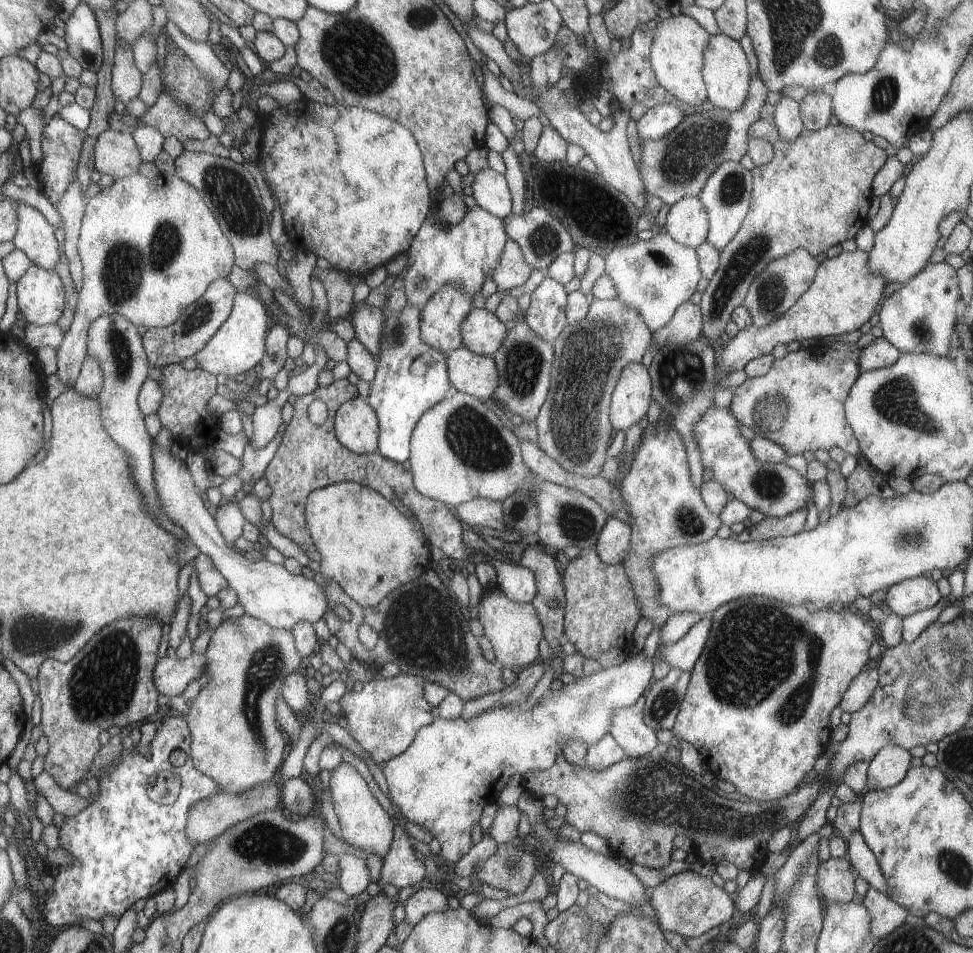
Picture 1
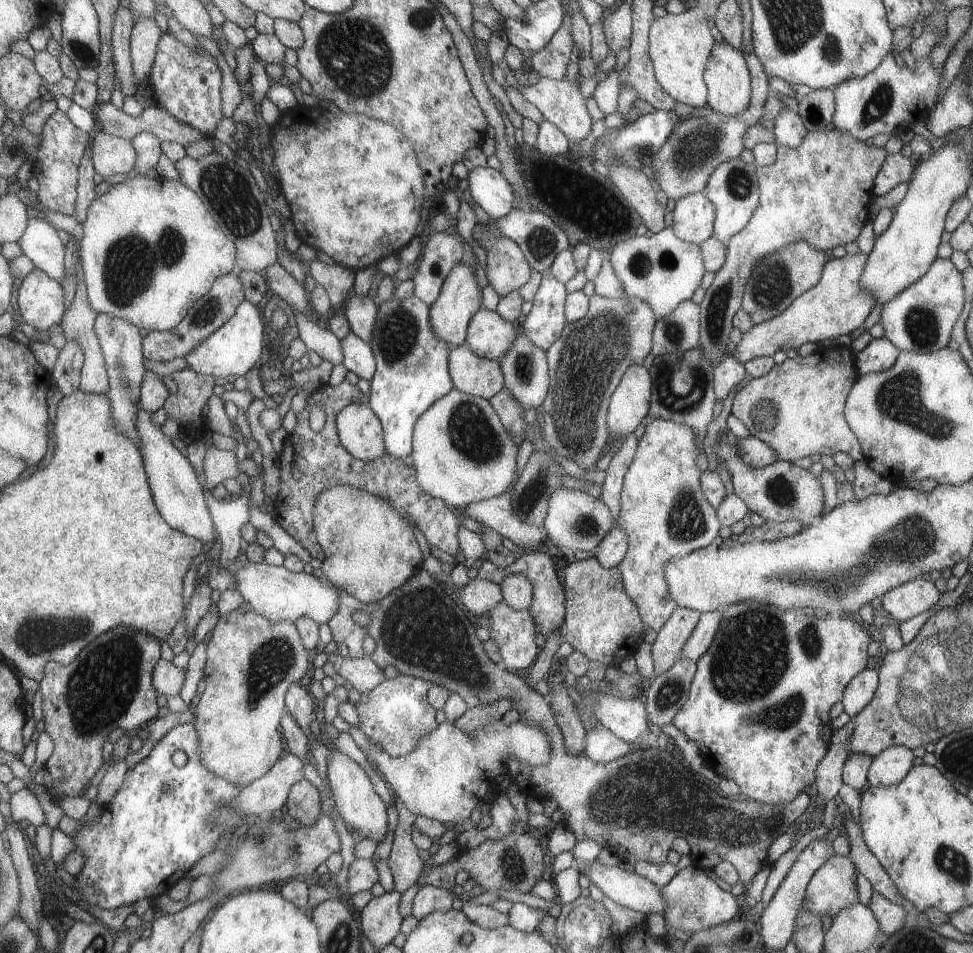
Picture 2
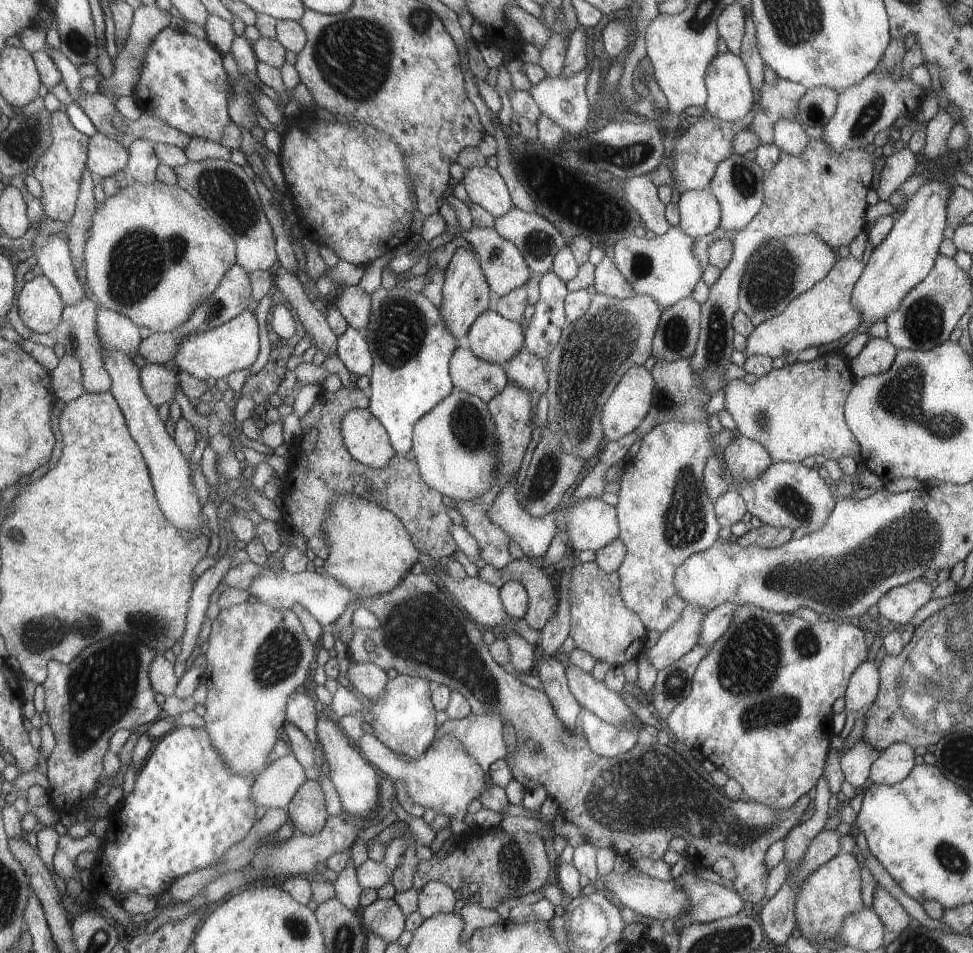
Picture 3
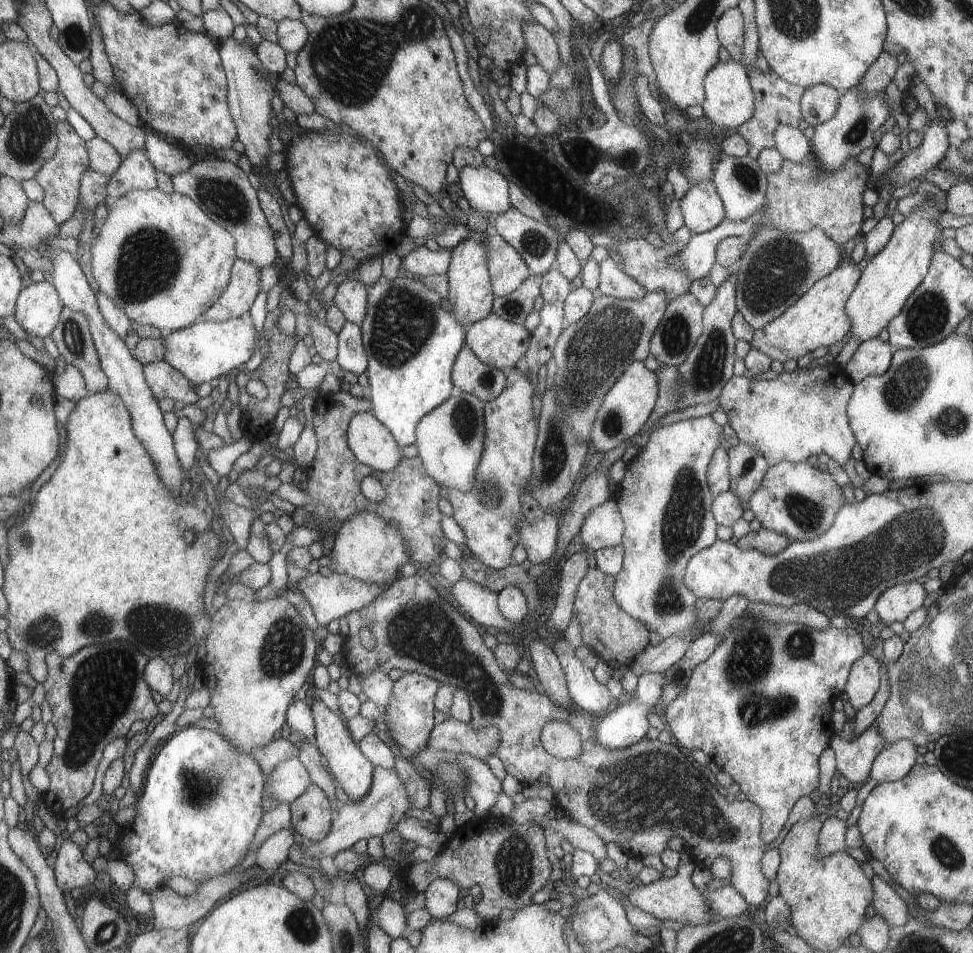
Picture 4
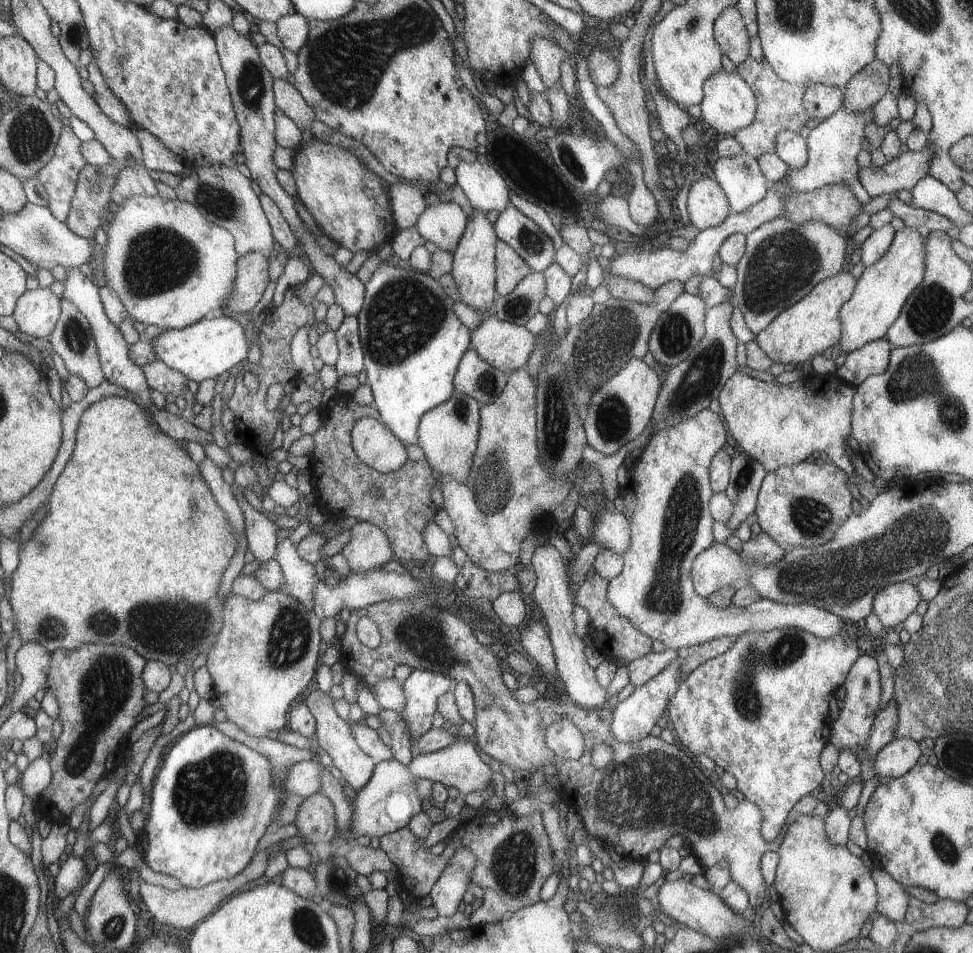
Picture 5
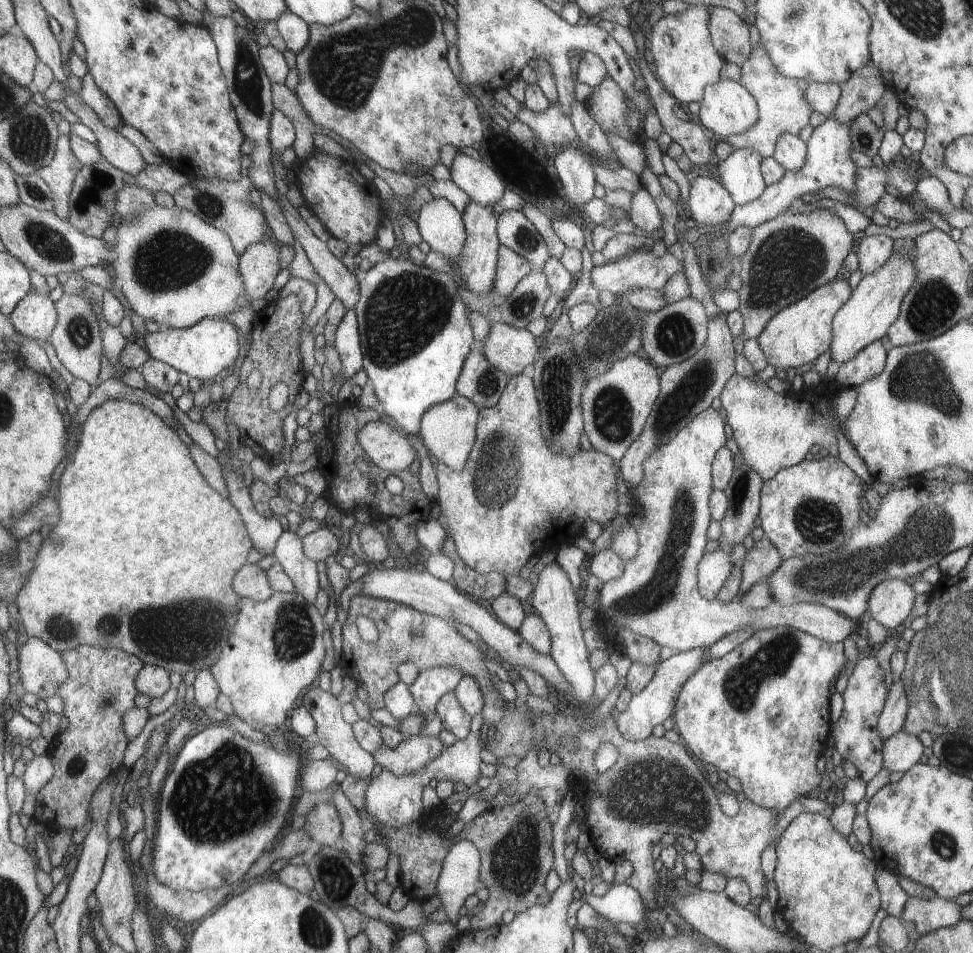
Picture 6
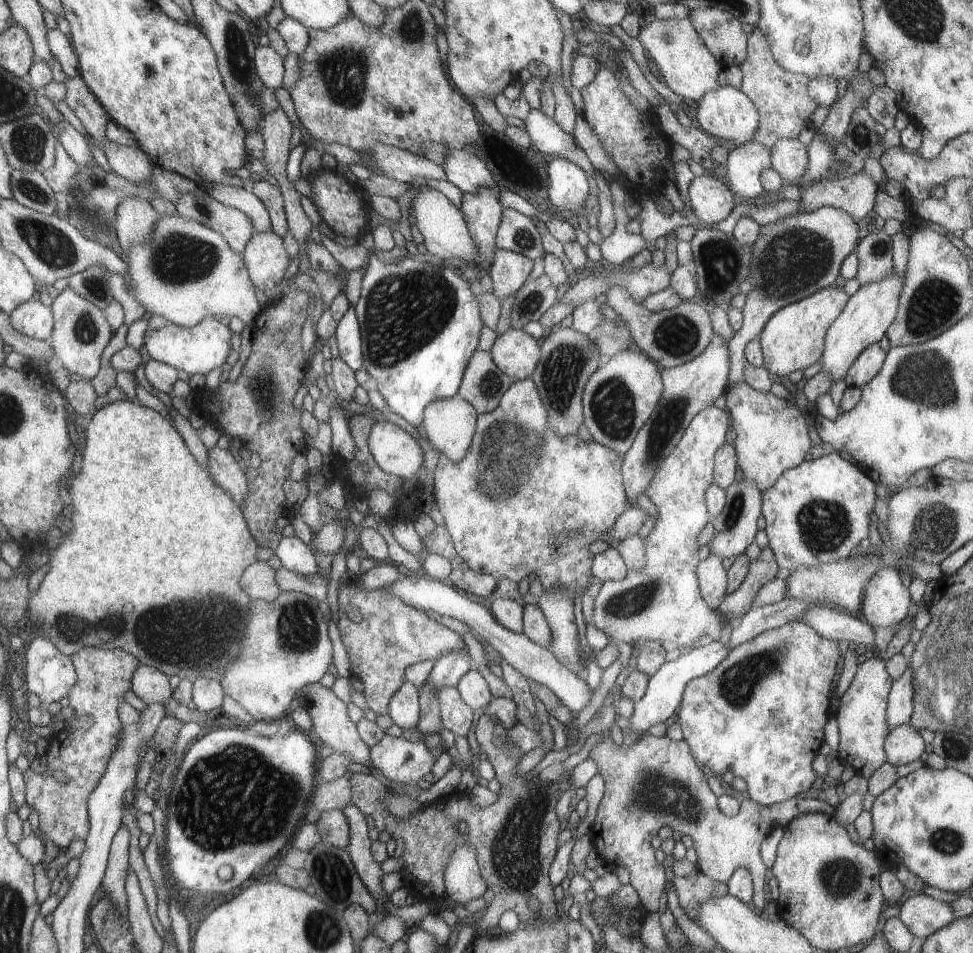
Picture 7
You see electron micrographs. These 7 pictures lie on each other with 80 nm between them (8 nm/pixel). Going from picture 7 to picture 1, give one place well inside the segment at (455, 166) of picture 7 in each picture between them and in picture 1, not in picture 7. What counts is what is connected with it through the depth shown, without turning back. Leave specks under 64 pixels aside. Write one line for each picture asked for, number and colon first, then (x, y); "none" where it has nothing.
1: (490, 191)
2: (489, 190)
3: (484, 187)
4: (485, 190)
5: (483, 187)
6: (480, 183)

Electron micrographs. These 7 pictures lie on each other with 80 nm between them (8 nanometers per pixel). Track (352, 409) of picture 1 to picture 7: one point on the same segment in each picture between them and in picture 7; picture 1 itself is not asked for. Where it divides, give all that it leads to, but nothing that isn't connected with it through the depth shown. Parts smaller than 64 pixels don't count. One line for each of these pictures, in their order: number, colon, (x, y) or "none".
2: (359, 431)
3: (365, 438)
4: (372, 444)
5: (380, 449)
6: (385, 448)
7: (396, 453)

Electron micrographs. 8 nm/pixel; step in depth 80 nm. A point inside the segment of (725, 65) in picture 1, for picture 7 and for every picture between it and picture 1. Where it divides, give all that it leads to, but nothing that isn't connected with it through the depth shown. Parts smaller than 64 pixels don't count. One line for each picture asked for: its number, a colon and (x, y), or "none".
2: (727, 77)
3: (729, 96)
4: (729, 98)
5: (728, 104)
6: (727, 108)
7: (727, 113)

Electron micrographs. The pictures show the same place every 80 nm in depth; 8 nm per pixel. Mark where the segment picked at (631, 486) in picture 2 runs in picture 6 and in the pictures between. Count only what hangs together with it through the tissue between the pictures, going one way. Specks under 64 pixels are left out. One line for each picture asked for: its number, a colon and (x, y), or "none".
3: (664, 515)
4: (663, 498)
5: (666, 497)
6: (656, 597)

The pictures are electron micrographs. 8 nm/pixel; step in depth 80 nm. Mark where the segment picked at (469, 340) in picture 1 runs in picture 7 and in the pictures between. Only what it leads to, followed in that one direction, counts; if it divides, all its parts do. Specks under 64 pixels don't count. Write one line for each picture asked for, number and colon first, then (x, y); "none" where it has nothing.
2: (488, 335)
3: (491, 338)
4: (499, 343)
5: (506, 346)
6: (509, 349)
7: (516, 353)

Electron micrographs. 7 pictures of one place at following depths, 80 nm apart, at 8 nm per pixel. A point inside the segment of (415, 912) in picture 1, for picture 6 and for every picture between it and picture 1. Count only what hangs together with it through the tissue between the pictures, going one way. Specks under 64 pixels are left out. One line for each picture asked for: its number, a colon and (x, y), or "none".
2: (428, 899)
3: (433, 898)
4: (441, 895)
5: (446, 893)
6: (458, 877)

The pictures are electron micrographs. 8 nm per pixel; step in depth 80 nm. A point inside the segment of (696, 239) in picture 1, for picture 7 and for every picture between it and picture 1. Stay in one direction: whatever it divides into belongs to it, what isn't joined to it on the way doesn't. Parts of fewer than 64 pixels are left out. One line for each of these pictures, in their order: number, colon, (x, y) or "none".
2: (693, 216)
3: (699, 213)
4: (701, 208)
5: (706, 204)
6: (709, 203)
7: (709, 200)

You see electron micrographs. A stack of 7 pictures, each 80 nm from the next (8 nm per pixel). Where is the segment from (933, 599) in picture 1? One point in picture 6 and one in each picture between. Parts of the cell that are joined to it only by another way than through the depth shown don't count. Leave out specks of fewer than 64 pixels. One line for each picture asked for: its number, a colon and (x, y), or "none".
2: (915, 596)
3: (899, 605)
4: (896, 602)
5: (893, 603)
6: (891, 602)

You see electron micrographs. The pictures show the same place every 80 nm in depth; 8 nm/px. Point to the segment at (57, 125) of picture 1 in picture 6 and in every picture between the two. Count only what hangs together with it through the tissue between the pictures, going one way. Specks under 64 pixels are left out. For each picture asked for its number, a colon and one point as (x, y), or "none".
2: (60, 156)
3: (60, 170)
4: (61, 177)
5: (60, 177)
6: (60, 174)

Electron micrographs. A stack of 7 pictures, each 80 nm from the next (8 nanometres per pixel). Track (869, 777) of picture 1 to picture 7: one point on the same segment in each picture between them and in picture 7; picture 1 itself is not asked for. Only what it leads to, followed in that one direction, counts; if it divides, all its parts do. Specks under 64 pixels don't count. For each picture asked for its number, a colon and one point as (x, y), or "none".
2: (888, 768)
3: (894, 763)
4: (895, 760)
5: (895, 758)
6: (901, 750)
7: (902, 744)

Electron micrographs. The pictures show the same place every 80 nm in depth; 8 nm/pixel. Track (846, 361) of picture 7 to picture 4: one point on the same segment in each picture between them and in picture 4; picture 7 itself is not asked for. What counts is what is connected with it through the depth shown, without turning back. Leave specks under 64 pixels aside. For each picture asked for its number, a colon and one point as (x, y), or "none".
4: (889, 277)
5: (881, 291)
6: (874, 304)

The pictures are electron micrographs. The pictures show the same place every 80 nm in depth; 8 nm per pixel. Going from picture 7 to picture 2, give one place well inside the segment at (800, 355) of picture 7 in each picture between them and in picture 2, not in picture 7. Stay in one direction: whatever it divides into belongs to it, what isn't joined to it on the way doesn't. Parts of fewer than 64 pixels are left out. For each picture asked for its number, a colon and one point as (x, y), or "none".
2: (836, 305)
3: (824, 313)
4: (818, 318)
5: (808, 327)
6: (798, 333)

